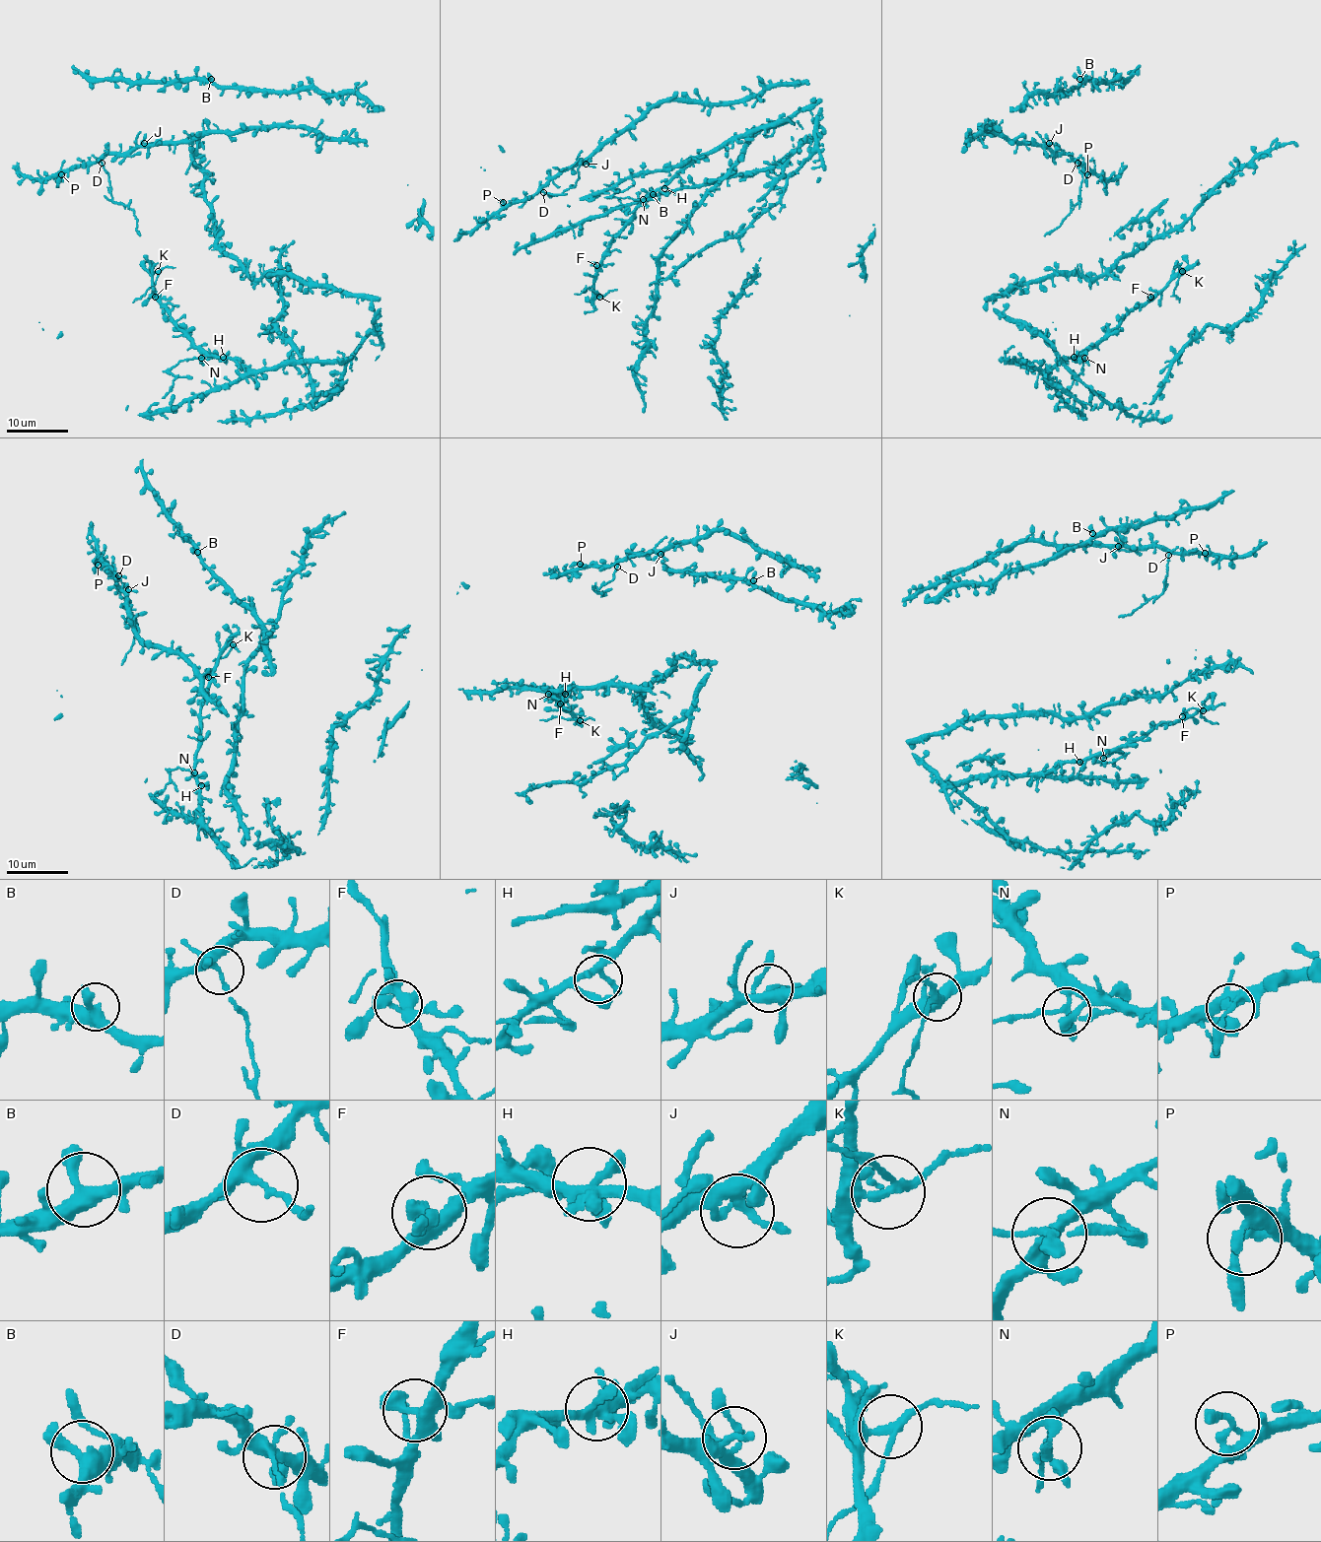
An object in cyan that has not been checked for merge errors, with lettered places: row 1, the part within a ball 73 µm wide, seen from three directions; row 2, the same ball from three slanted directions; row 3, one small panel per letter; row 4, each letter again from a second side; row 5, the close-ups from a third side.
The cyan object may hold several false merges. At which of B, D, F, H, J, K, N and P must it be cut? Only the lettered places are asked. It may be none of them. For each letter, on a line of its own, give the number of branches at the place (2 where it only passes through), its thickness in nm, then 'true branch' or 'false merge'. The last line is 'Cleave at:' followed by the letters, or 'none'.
B: branches 3; calibre 400 nm; true branch
D: branches 4; calibre 240 nm; false merge
F: branches 3; calibre 360 nm; true branch
H: branches 3; calibre 240 nm; true branch
J: branches 4; calibre 280 nm; true branch
K: branches 3; calibre 220 nm; false merge
N: branches 3; calibre 240 nm; false merge
P: branches 3; calibre 200 nm; true branch
Cleave at: D, K, N

